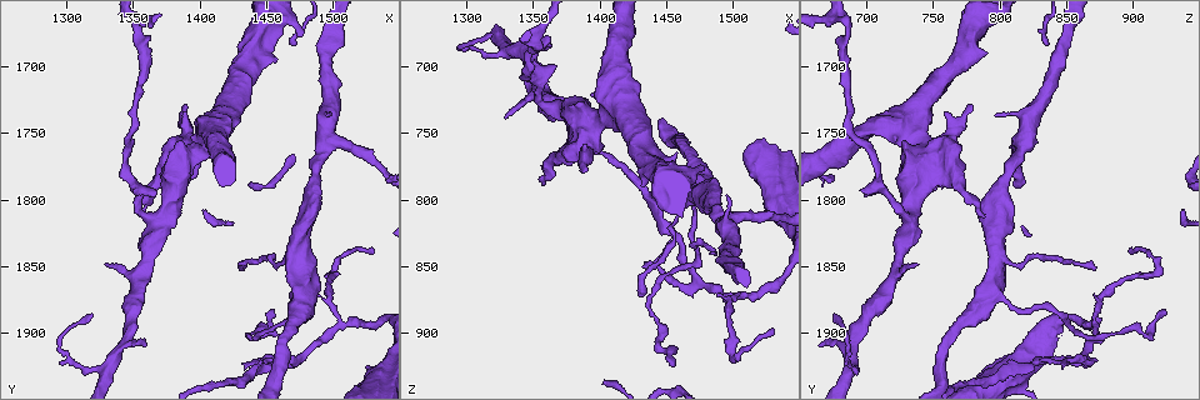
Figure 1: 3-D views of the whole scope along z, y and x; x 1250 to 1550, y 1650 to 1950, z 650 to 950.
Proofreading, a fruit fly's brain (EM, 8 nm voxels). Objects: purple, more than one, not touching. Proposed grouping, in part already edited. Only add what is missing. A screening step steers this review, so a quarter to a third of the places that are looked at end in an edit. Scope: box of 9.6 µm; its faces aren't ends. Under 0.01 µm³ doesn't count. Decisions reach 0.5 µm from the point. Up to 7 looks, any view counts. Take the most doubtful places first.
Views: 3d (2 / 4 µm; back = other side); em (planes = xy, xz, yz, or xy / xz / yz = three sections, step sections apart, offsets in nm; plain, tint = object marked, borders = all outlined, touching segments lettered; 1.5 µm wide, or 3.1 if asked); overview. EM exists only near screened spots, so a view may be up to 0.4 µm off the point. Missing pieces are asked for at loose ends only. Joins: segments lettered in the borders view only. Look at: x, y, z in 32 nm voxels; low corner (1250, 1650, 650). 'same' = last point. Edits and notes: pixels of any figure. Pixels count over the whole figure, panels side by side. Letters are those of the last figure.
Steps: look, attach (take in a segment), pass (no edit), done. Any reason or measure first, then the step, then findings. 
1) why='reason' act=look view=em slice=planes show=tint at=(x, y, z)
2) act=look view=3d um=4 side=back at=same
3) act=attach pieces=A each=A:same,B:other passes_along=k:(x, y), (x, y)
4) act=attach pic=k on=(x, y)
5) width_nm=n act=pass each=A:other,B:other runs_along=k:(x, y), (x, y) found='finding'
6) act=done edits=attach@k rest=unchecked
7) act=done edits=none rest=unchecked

why='free end' act=look view=em slice=planes show=borders at=(1370, 1794, 700)

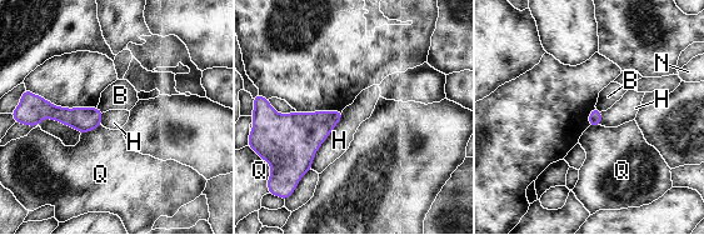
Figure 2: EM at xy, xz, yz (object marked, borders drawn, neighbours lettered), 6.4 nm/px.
longest_contact=H:440nm act=pass each=B:other,H:other,N:other,Q:other found='no lettered segment goes on from it'

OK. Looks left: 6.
why='an open end' act=look view=3d um=2 at=(1496, 1736, 796)

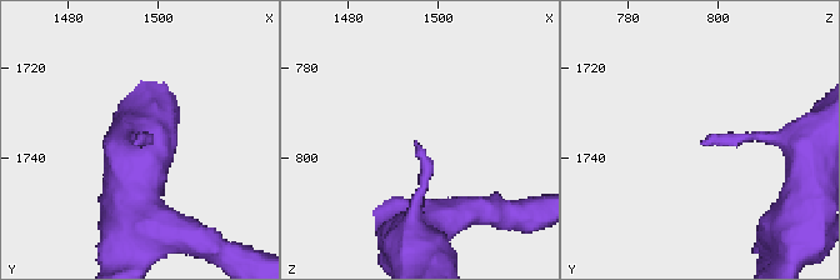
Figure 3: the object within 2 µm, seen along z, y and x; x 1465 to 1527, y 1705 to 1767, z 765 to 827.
why='need the tissue' act=look view=em slice=yz step=4 show=tint at=(1495, 1737, 796)

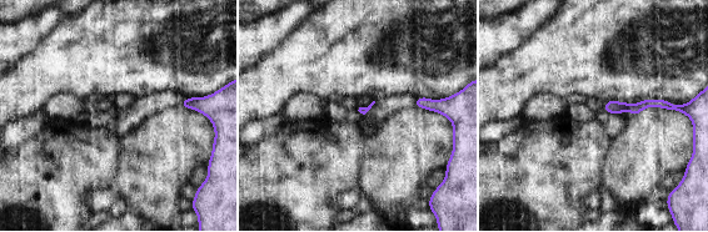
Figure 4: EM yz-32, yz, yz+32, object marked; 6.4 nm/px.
why='cut it another way' act=look view=em slice=planes show=borders at=same

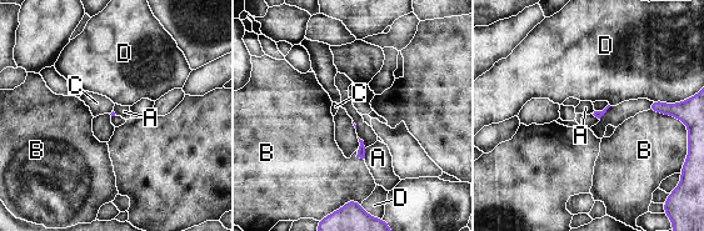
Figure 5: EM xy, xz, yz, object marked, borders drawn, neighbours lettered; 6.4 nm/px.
act=pass each=A:other,B:other,C:other,D:other border=5:(365, 149), (364, 159) found='no lettered segment goes on from it'

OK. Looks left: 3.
why='thin end' act=look view=em slice=planes show=tint at=(1330, 1850, 738)

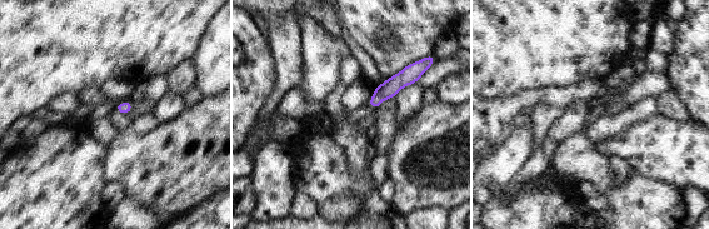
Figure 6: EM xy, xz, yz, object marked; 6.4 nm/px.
act=look view=em slice=planes show=borders at=same

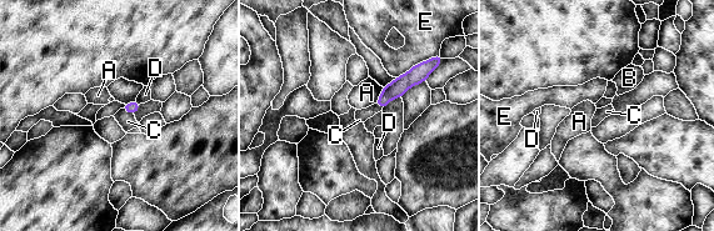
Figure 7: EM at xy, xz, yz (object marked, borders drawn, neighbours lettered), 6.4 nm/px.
act=pass each=A:other,B:other,C:other,D:other,E:other border=7:(123, 108), (133, 114) found='none of them fits'

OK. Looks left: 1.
act=done edits=none rest=unchecked

